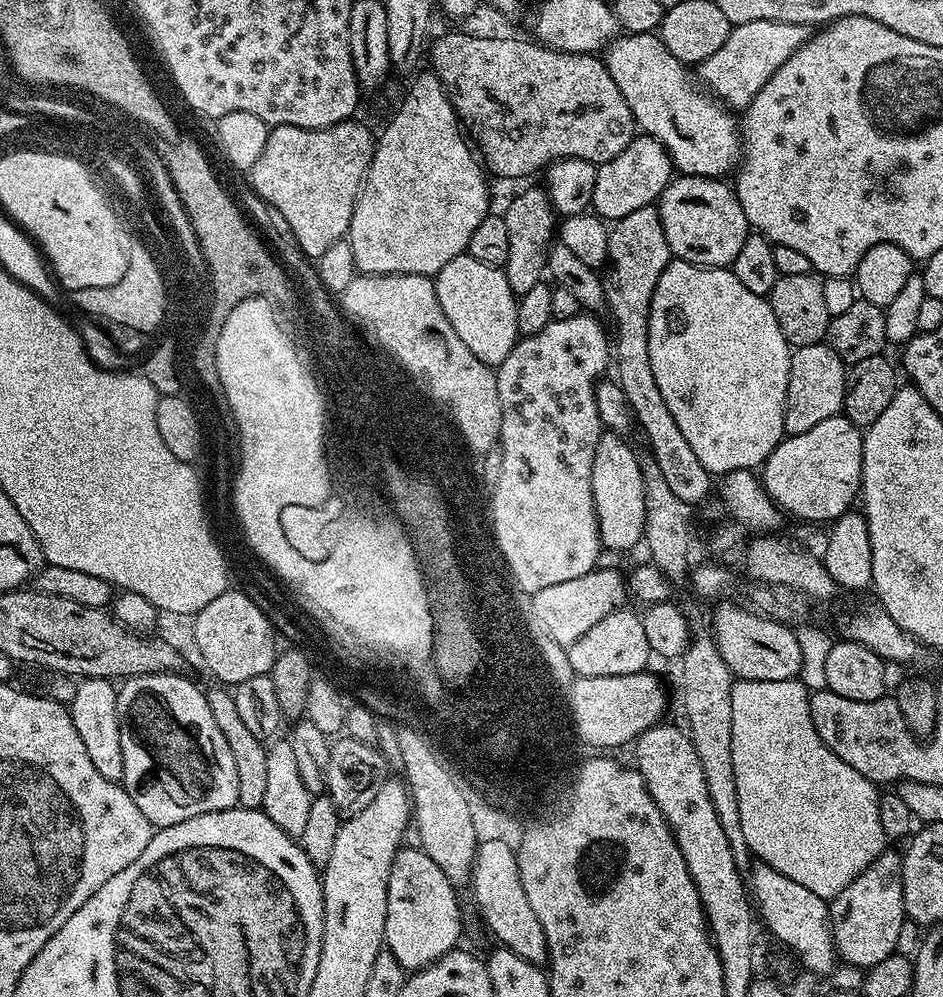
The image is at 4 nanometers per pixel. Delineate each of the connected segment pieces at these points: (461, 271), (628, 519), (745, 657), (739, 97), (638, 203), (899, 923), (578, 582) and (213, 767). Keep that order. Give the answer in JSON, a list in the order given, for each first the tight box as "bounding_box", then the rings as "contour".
[{"bounding_box":[434,256,520,366],"contour":[[[473,256],[454,257],[434,277],[438,302],[442,306],[442,314],[450,318],[450,326],[454,326],[454,334],[466,342],[466,350],[474,354],[483,364],[498,366],[514,350],[520,336],[518,330],[518,297],[510,290],[508,275],[503,268],[486,266],[486,262],[478,262]]]},{"bounding_box":[592,431,646,552],"contour":[[[601,431],[592,466],[592,493],[600,543],[612,552],[624,552],[636,543],[639,545],[644,538],[646,504],[642,460],[636,457],[635,450],[624,439],[619,432]]]},{"bounding_box":[710,604,802,682],"contour":[[[740,604],[715,605],[710,631],[715,639],[718,654],[736,680],[754,682],[782,682],[794,680],[800,675],[802,649],[795,631],[787,623],[762,616],[751,607]]]},{"bounding_box":[698,22,809,109],"contour":[[[746,22],[733,27],[732,32],[722,42],[719,50],[714,50],[710,58],[698,65],[698,80],[717,100],[723,102],[729,109],[747,109],[748,103],[770,82],[774,70],[790,58],[808,40],[809,29],[802,24],[790,22]]]},{"bounding_box":[591,135,673,222],"contour":[[[637,135],[630,142],[630,146],[622,150],[622,154],[597,167],[591,211],[605,222],[626,218],[626,214],[631,214],[633,210],[655,205],[673,178],[672,159],[669,158],[662,142],[652,136]]]},{"bounding_box":[828,850,906,970],"contour":[[[885,850],[869,868],[858,874],[858,878],[854,878],[854,882],[850,882],[850,886],[832,897],[828,905],[828,923],[832,925],[832,942],[836,955],[843,963],[867,970],[897,951],[900,931],[906,925],[901,863],[899,851]]]},{"bounding_box":[531,566,629,646],"contour":[[[597,566],[590,574],[582,574],[582,578],[570,578],[570,582],[558,582],[558,586],[546,586],[546,590],[531,593],[532,615],[538,618],[554,642],[567,646],[578,642],[578,638],[582,638],[590,626],[602,622],[606,614],[621,611],[625,607],[624,599],[627,601],[629,596],[623,571]]]},{"bounding_box":[116,672,238,829],"contour":[[[175,672],[130,676],[119,685],[116,697],[122,738],[122,783],[130,798],[134,798],[134,806],[157,829],[169,828],[207,812],[237,807],[238,774],[234,770],[234,757],[230,755],[230,746],[226,746],[226,738],[222,738],[222,730],[214,723],[214,714],[210,714],[204,694],[203,687]]]}]

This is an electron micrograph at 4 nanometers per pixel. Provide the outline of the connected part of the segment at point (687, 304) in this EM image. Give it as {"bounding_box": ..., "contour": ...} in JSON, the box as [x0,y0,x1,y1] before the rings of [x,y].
{"bounding_box":[648,258,792,474],"contour":[[[673,258],[668,261],[666,270],[662,270],[662,274],[658,278],[658,284],[654,286],[654,296],[650,302],[650,318],[648,319],[648,341],[650,342],[650,366],[654,370],[654,378],[658,382],[658,390],[662,394],[662,398],[666,398],[666,406],[670,410],[670,414],[674,414],[674,422],[678,422],[678,430],[682,430],[682,434],[686,437],[686,442],[690,442],[690,450],[694,450],[694,454],[698,454],[698,462],[702,462],[702,466],[706,466],[706,470],[713,474],[723,474],[733,472],[734,470],[742,470],[743,468],[749,470],[759,469],[764,461],[768,459],[768,455],[778,447],[780,441],[786,435],[784,431],[784,403],[788,397],[788,371],[792,365],[790,345],[786,342],[786,338],[774,318],[774,310],[768,305],[767,299],[758,294],[750,294],[750,290],[746,290],[746,286],[742,286],[742,282],[738,282],[738,278],[734,278],[734,274],[727,267],[703,268],[701,264],[691,264],[685,260]]]}

